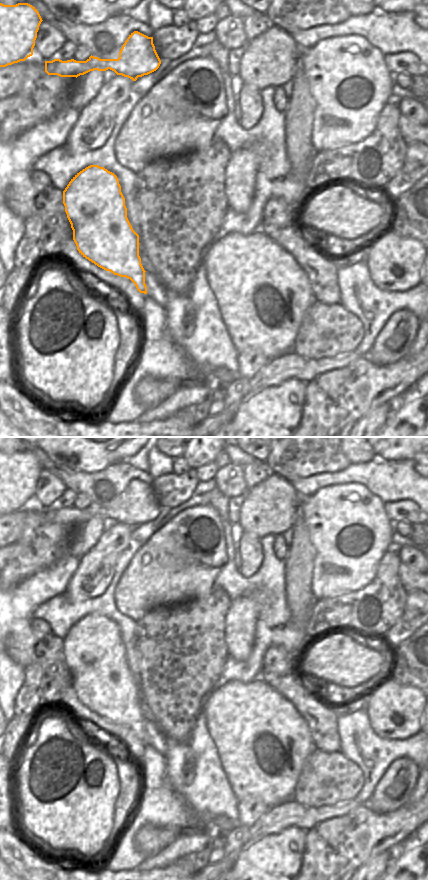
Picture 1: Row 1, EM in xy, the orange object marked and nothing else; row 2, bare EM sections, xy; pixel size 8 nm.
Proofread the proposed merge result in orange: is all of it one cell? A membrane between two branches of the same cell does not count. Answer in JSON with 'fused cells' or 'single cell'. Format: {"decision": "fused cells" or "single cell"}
{"decision": "single cell"}

